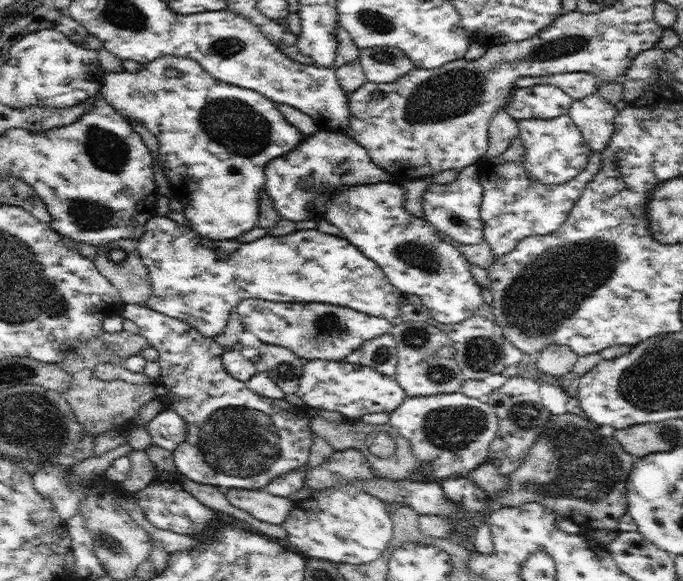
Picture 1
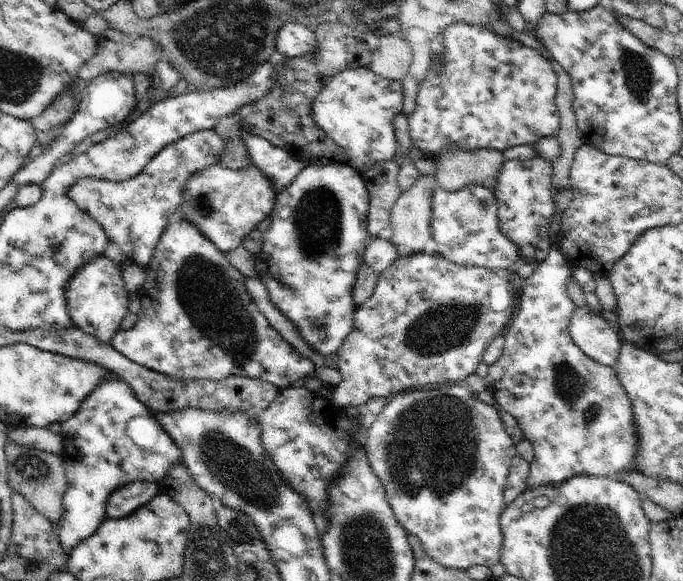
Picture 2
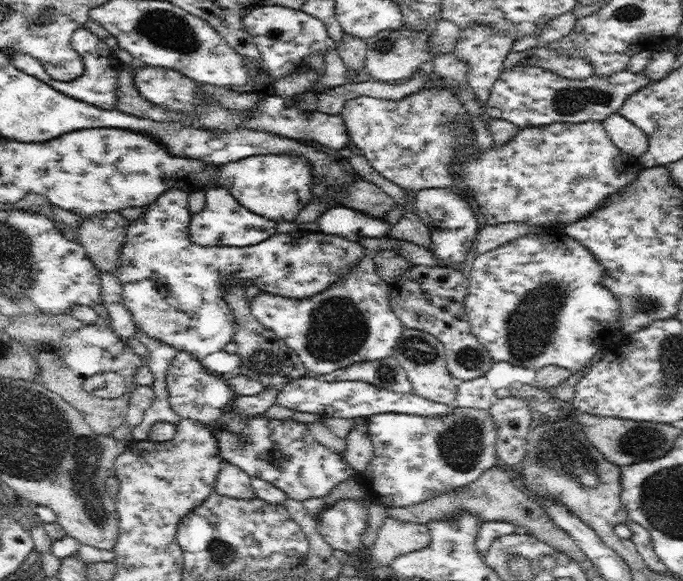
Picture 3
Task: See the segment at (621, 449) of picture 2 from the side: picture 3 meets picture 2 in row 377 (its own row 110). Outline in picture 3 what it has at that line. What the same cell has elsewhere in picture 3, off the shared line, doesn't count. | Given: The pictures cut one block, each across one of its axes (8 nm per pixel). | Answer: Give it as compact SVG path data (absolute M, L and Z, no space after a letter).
M515 66L503 70L487 101L487 109L493 116L512 122L518 128L548 126L554 123L578 124L588 121L605 121L623 106L623 103L652 78L644 71L632 73L628 69L610 76L590 76L584 80L560 77L538 66Z

